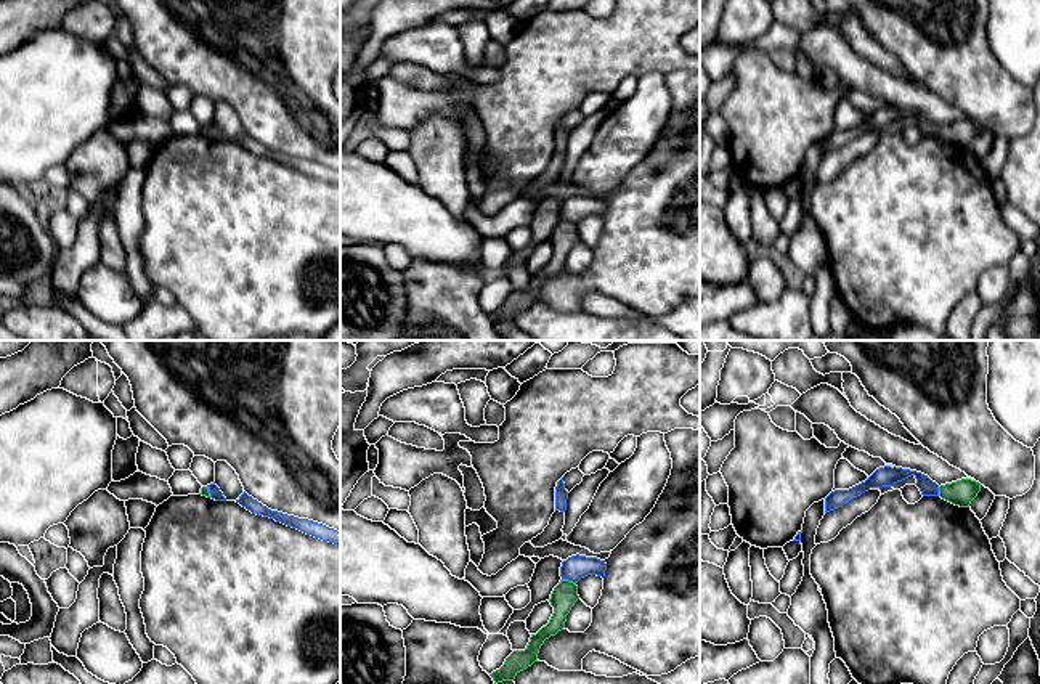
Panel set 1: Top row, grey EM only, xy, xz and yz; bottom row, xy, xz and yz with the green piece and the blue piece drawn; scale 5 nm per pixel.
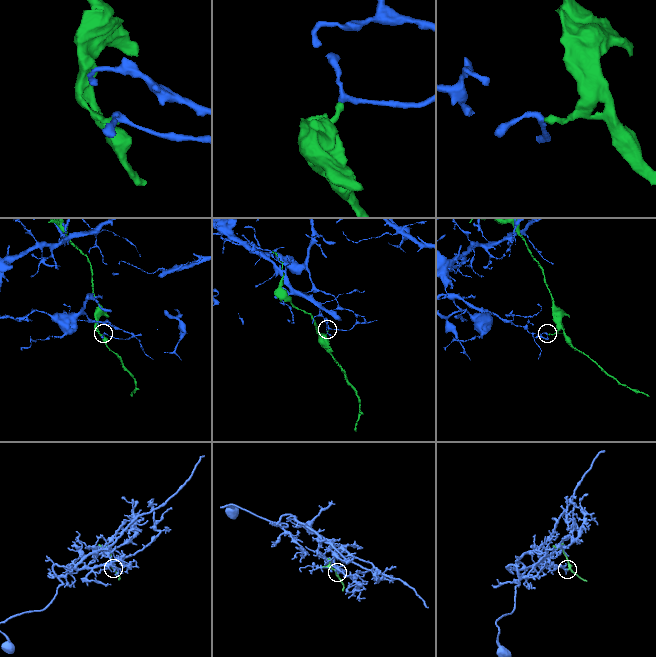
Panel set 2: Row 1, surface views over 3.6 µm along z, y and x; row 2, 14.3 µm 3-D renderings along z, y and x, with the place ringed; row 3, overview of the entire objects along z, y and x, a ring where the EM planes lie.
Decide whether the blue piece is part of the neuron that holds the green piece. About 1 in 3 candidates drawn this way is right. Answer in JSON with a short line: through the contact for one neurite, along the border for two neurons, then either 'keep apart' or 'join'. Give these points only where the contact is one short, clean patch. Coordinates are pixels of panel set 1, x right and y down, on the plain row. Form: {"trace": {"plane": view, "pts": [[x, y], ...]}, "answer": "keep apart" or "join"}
{"trace": {"plane": "xz", "pts": [[562, 219], [575, 223]]}, "answer": "keep apart"}

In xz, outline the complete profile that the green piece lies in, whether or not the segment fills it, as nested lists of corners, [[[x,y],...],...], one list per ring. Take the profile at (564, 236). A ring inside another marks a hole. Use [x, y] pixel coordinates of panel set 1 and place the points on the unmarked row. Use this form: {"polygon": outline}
{"polygon": [[[560,220],[549,239],[550,246],[554,247],[554,254],[549,263],[542,267],[536,275],[531,275],[525,291],[514,291],[506,299],[504,305],[490,315],[494,324],[502,321],[514,321],[520,311],[538,302],[541,286],[546,279],[555,276],[565,268],[567,255],[570,254],[571,247],[578,239],[579,236],[576,223]]]}

